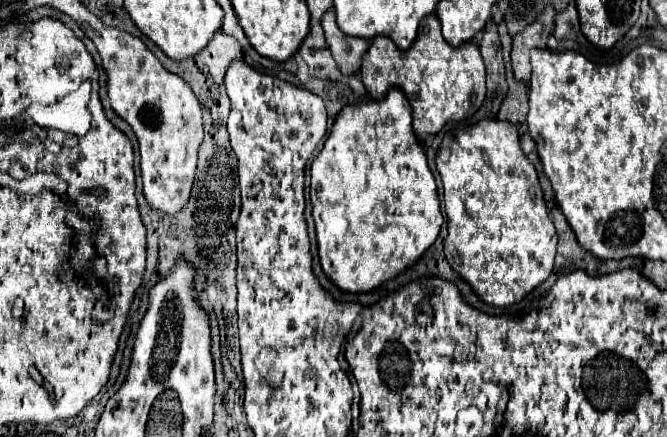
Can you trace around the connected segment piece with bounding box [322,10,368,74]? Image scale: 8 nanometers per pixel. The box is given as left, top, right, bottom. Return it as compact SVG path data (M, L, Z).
M328 10L322 18L322 28L326 36L326 44L336 60L336 66L342 74L356 74L362 64L362 56L368 48L366 38L348 38L336 24L334 10Z

